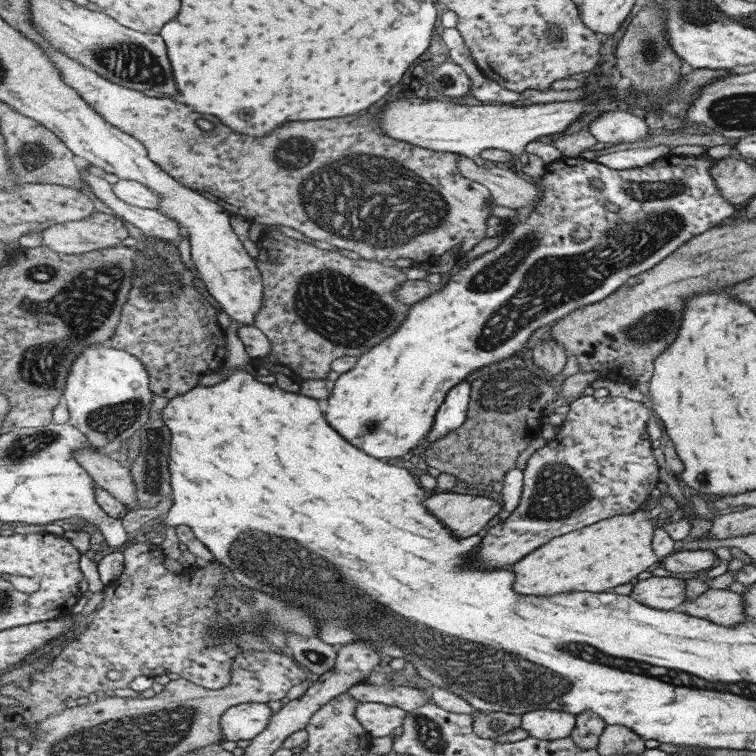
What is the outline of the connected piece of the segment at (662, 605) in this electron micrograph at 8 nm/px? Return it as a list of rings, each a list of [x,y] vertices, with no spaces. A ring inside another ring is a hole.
[[[651,576],[639,580],[628,596],[649,608],[674,610],[686,600],[685,590],[683,579]]]

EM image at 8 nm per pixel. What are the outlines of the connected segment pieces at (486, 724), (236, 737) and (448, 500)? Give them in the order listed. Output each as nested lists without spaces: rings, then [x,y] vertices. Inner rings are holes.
[[[479,711],[478,714],[475,714],[475,724],[473,726],[480,737],[496,739],[521,727],[522,717],[509,713]]]
[[[243,703],[231,706],[221,716],[223,737],[220,742],[253,740],[261,735],[273,718],[273,710],[266,703]]]
[[[433,492],[425,506],[457,539],[477,535],[503,508],[493,499],[456,492]]]

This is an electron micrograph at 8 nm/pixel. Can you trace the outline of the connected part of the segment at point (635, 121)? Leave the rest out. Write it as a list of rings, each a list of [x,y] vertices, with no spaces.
[[[635,111],[601,113],[588,123],[587,130],[598,145],[606,146],[643,140],[649,134],[647,124]]]

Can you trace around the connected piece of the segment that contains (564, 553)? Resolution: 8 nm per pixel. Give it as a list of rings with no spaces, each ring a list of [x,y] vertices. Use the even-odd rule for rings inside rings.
[[[637,510],[552,539],[511,567],[517,576],[514,583],[517,595],[609,592],[616,586],[629,583],[631,578],[645,572],[657,561],[651,548],[653,522],[648,518],[649,510]]]

